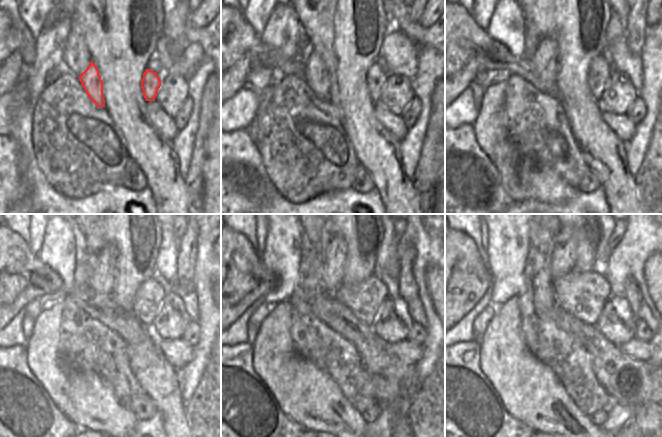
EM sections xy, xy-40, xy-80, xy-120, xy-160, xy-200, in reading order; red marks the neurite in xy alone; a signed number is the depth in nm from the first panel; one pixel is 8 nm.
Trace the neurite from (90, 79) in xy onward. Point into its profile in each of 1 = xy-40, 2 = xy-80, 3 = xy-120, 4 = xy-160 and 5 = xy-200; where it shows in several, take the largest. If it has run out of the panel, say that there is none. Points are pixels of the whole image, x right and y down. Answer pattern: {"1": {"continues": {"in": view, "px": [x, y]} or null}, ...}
{"1": {"continues": {"in": "xy-40", "px": [316, 77]}}, "2": {"continues": {"in": "xy-80", "px": [546, 57]}}, "3": {"continues": {"in": "xy-120", "px": [102, 279]}}, "4": {"continues": {"in": "xy-160", "px": [364, 299]}}, "5": {"continues": {"in": "xy-200", "px": [583, 294]}}}

